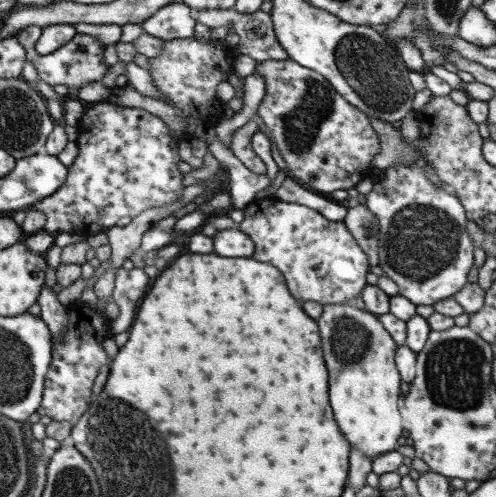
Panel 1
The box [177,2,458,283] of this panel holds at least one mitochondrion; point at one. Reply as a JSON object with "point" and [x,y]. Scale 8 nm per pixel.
{"point":[364,63]}

